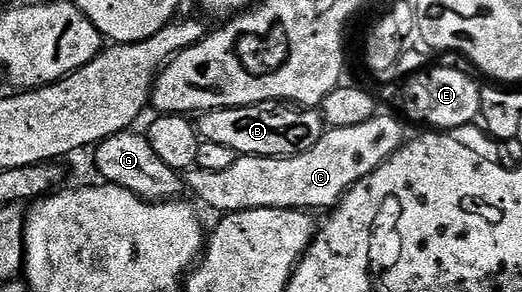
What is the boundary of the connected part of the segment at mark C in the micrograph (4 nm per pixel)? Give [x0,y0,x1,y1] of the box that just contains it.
[187,114,407,214]

